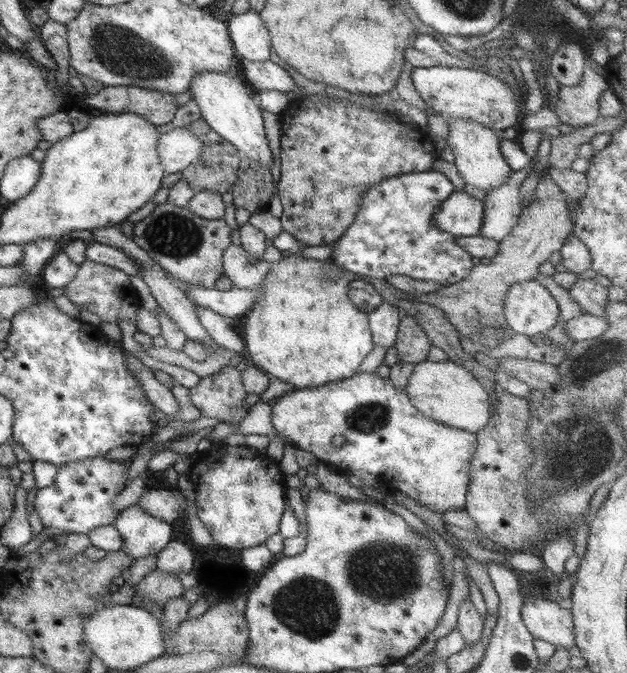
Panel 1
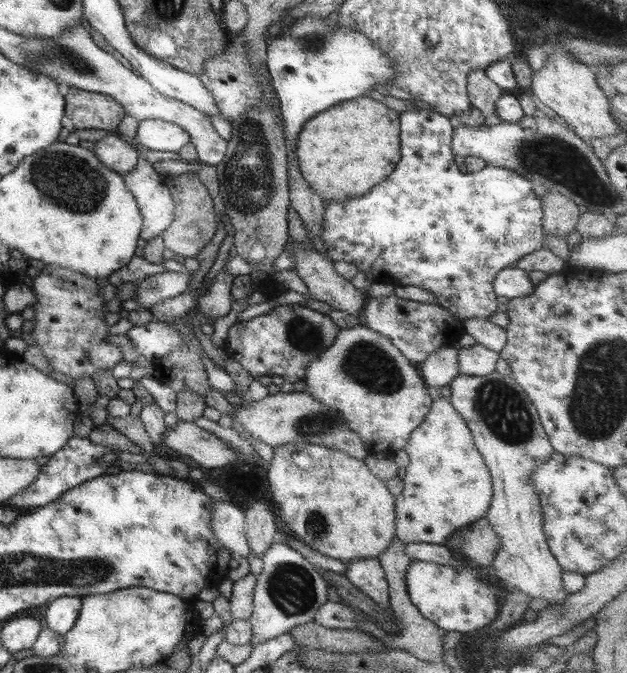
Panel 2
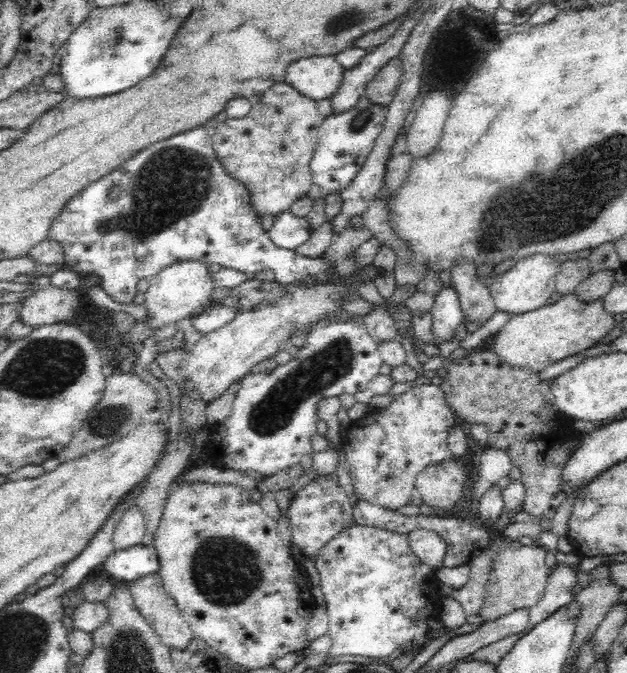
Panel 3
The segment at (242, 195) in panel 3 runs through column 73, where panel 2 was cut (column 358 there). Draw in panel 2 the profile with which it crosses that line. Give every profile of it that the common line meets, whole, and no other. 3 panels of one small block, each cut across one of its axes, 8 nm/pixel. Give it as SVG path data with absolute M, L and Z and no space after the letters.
M410 110L399 114L400 126L400 152L401 158L396 164L396 168L388 178L372 187L368 194L362 194L358 198L344 198L344 200L330 200L324 204L324 220L322 220L322 234L320 238L326 244L328 256L332 261L348 261L355 264L359 271L370 273L373 282L386 282L396 286L420 286L436 297L436 304L443 306L444 309L452 313L452 316L461 321L471 318L487 319L492 313L498 310L498 301L496 301L496 293L494 292L492 281L498 275L500 270L507 268L514 262L519 262L524 256L534 252L536 249L543 247L545 240L545 232L542 226L543 212L542 201L540 197L534 193L528 178L520 176L517 172L512 172L508 168L500 166L492 166L487 164L476 172L461 172L454 162L454 154L451 150L451 135L454 124L450 117L437 114L433 110Z

